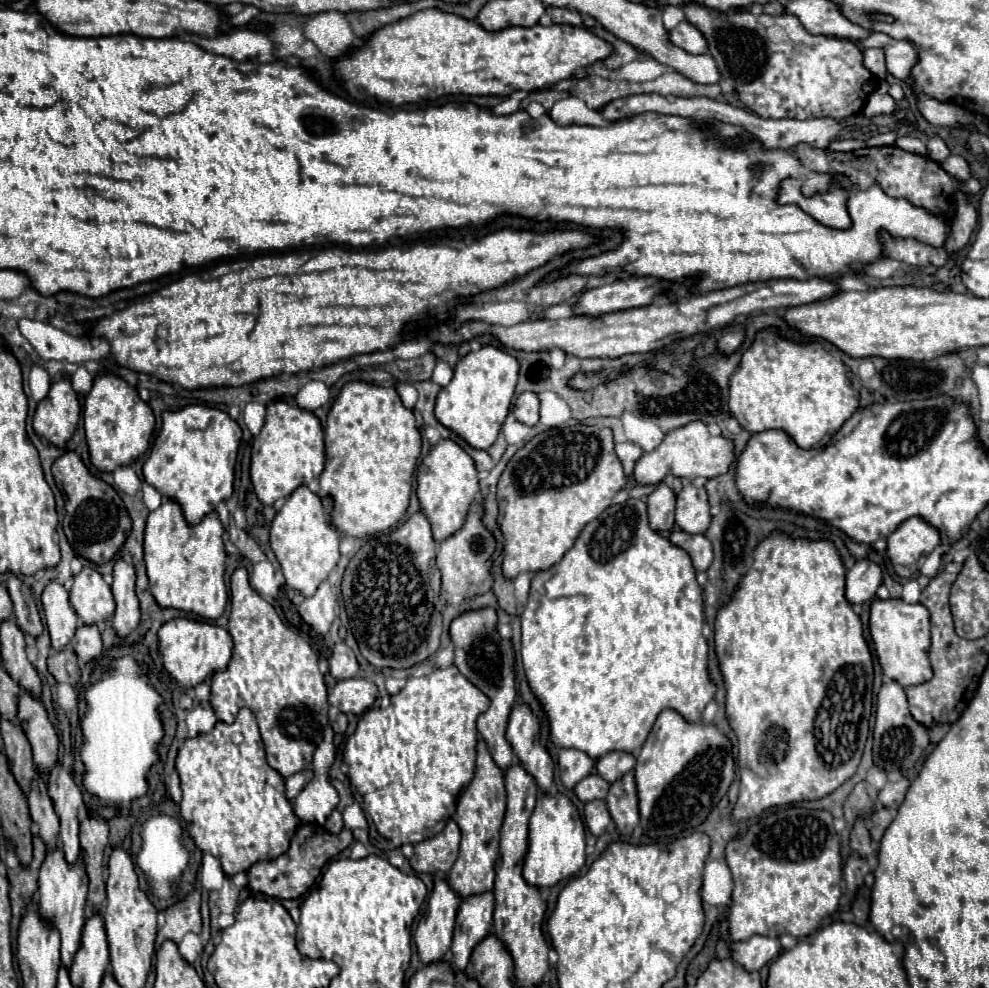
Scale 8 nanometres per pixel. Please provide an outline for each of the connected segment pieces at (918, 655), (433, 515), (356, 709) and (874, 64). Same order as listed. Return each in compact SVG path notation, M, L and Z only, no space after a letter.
M874 599L870 607L870 635L882 667L882 673L902 687L920 685L932 679L928 661L930 649L930 613L920 603L904 603L902 599Z
M442 439L438 445L430 449L426 459L422 459L422 465L418 467L416 473L416 481L418 481L416 495L420 501L420 509L432 525L434 539L440 543L464 525L468 509L478 495L478 471L474 467L472 457L458 443Z
M340 679L328 701L330 705L338 707L344 713L354 713L354 715L362 715L366 709L372 707L372 703L378 697L378 687L372 681L366 679Z
M862 49L864 67L876 75L878 79L886 79L886 61L884 61L884 49Z

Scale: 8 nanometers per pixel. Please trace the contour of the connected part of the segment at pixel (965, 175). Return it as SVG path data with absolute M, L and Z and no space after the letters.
M946 157L940 167L950 175L954 177L956 181L964 183L970 179L970 169L968 169L968 163L962 159L962 157Z

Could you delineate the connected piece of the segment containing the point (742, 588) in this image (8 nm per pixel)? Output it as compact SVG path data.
M774 533L772 537L764 539L754 549L754 565L748 569L748 573L742 577L738 591L734 593L732 601L718 611L716 623L714 623L714 649L720 663L720 673L724 677L726 685L726 717L732 727L732 731L738 737L738 771L740 771L740 793L738 801L732 809L732 819L736 821L748 821L754 815L760 815L762 811L776 807L776 805L788 805L798 801L812 801L822 799L830 795L834 789L838 789L844 781L848 781L860 763L866 737L868 737L868 719L872 713L872 655L868 649L868 643L864 641L864 631L860 617L852 611L850 603L844 597L844 577L846 569L842 565L842 559L834 547L834 543L828 541L808 541L808 539L792 539L784 537L780 533Z

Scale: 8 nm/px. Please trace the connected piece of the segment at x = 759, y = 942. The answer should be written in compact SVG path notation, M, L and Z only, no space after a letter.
M750 937L746 941L732 943L732 959L744 965L748 971L758 971L780 953L780 941L770 937Z

